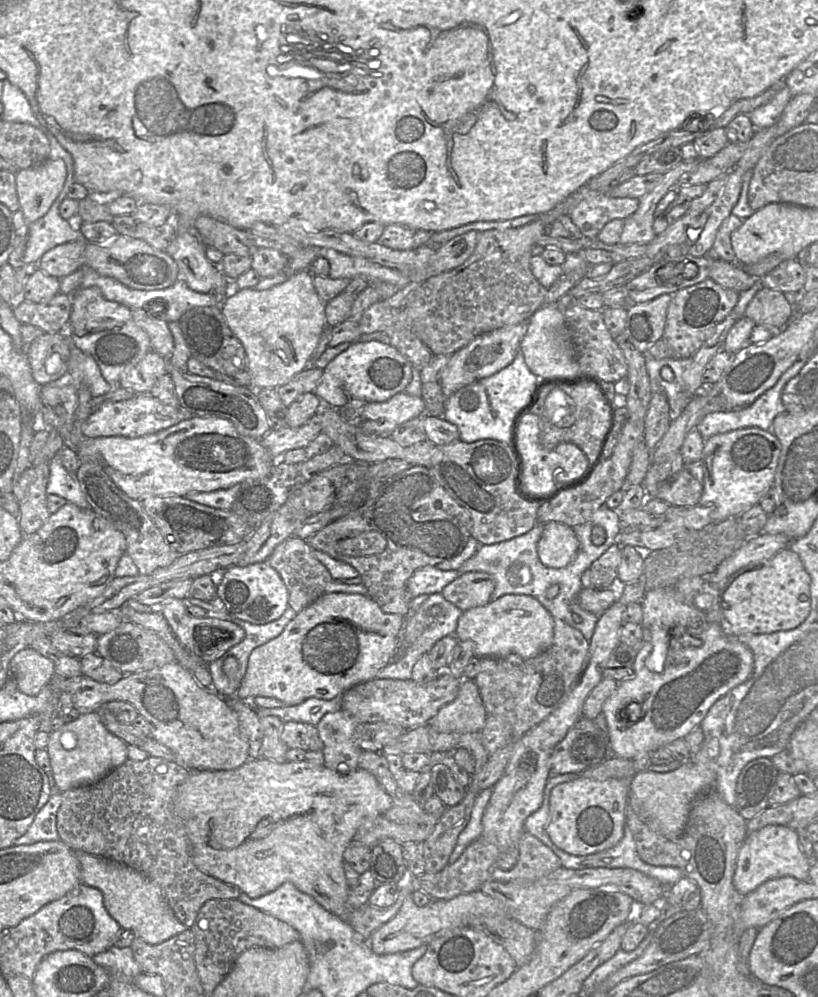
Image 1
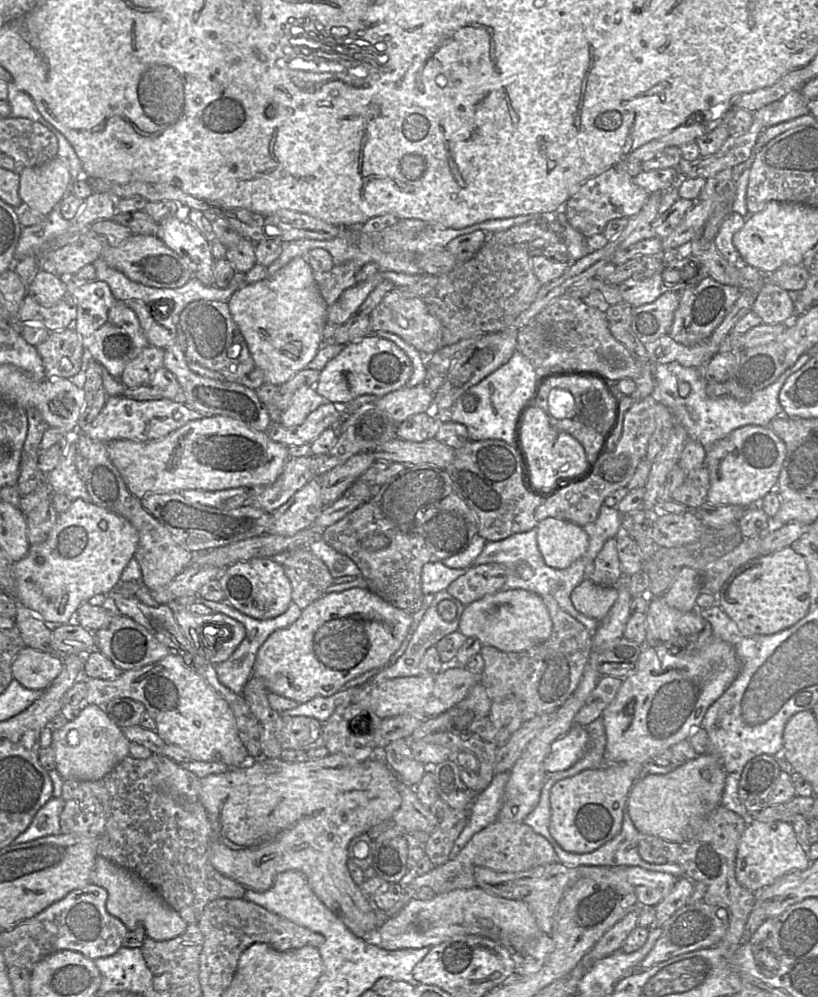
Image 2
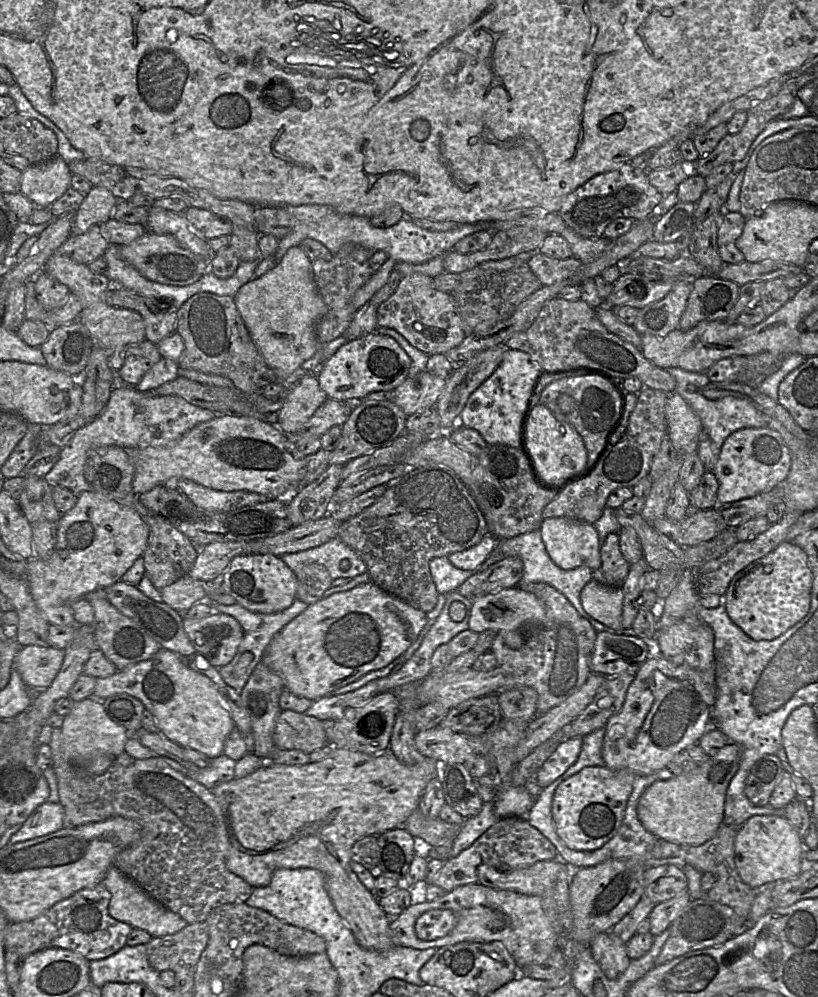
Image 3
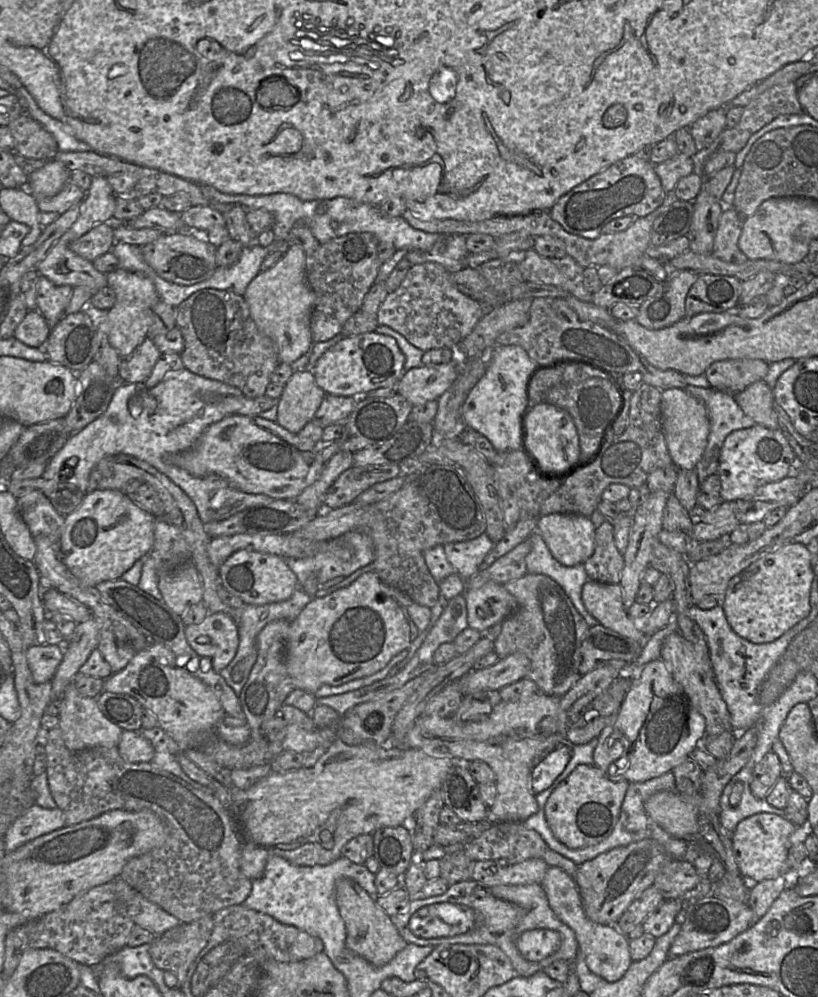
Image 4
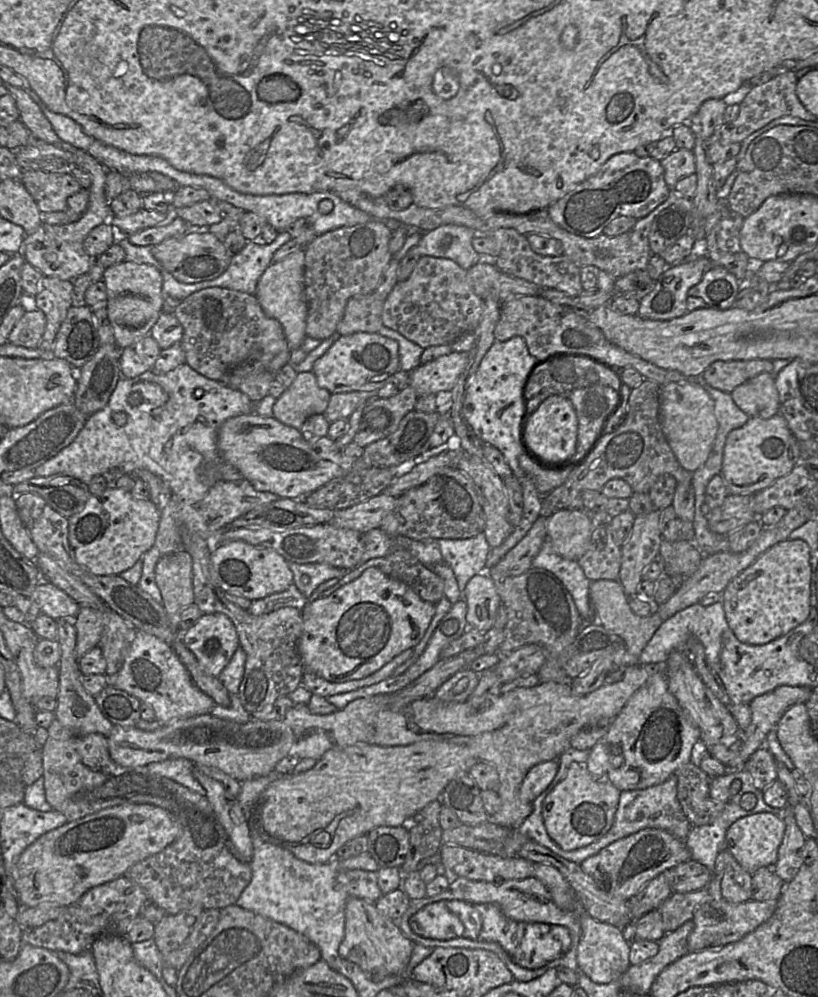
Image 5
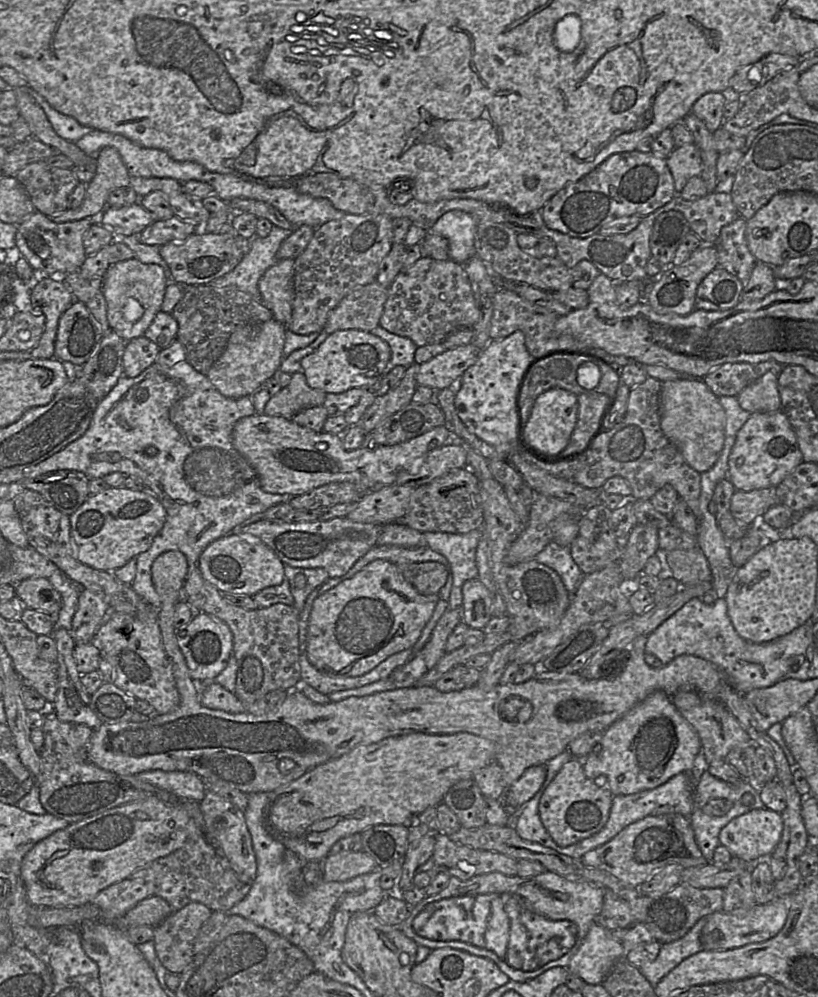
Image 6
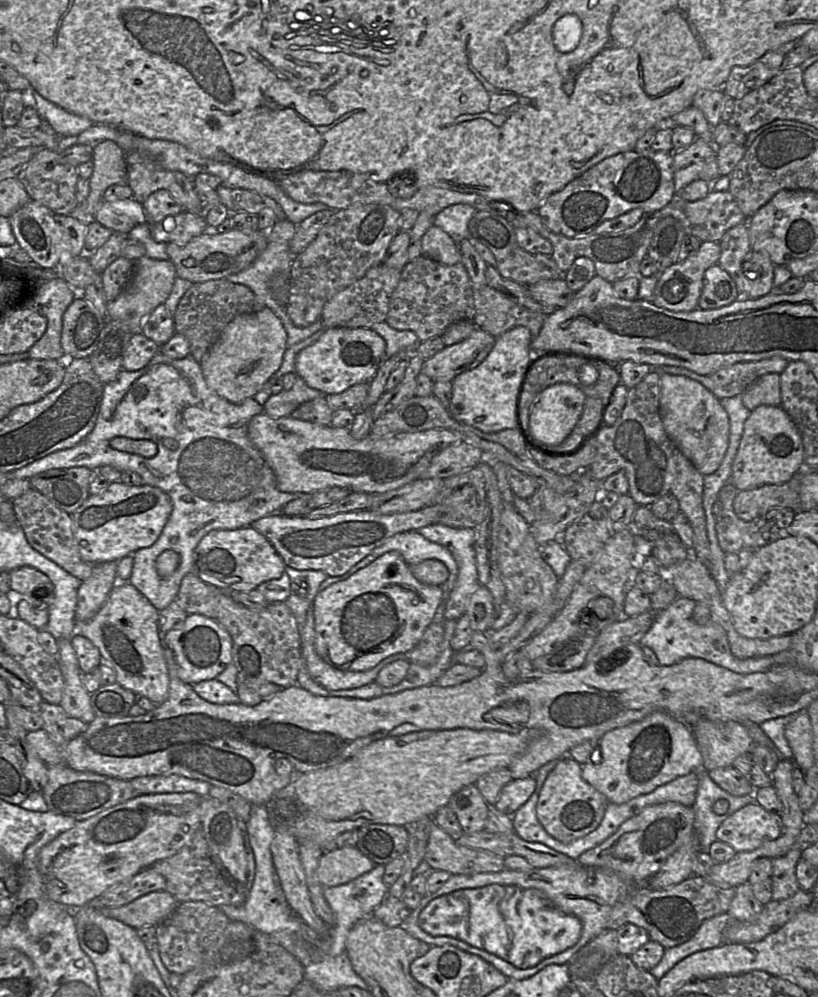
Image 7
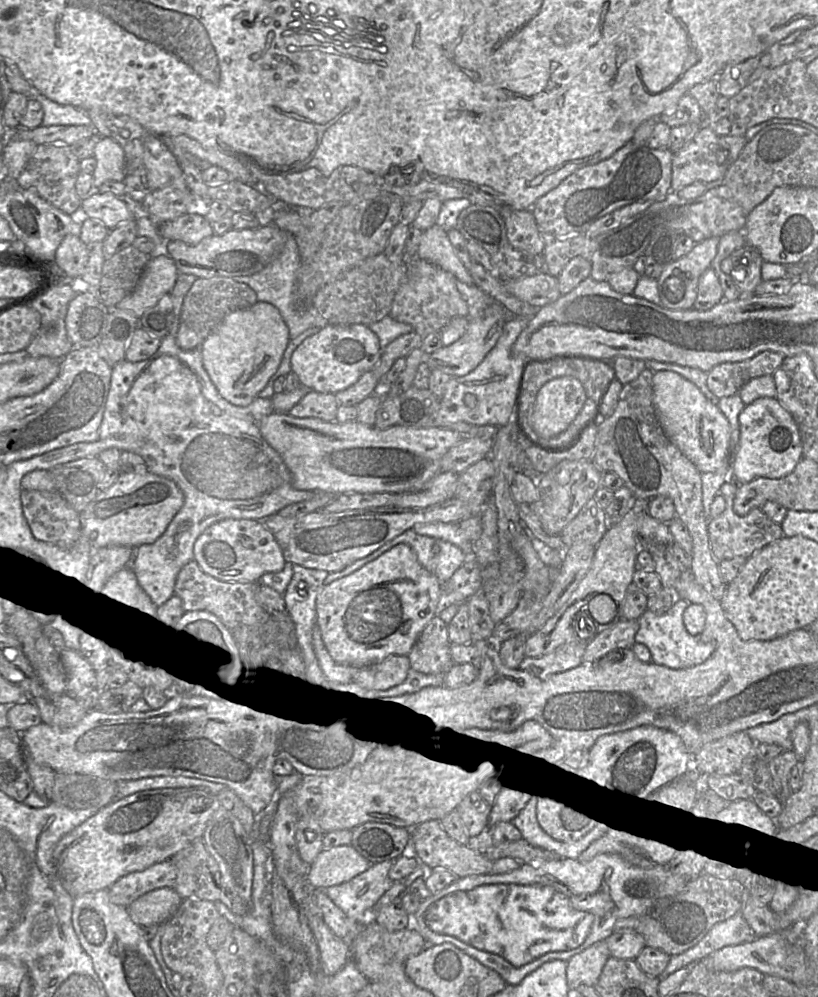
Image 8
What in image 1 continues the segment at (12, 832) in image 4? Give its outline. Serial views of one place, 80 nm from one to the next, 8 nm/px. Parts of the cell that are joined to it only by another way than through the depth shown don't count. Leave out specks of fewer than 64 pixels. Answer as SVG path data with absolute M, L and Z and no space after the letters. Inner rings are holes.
M53 792L46 804L36 814L27 831L15 840L14 845L28 845L40 841L59 840L57 812L62 803L62 794Z

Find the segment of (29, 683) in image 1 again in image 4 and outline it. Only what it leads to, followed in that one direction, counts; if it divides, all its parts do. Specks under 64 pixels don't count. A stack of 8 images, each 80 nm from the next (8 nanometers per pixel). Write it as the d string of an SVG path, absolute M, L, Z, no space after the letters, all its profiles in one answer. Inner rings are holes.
M38 643L27 649L27 662L32 676L37 683L52 680L64 656L62 645Z

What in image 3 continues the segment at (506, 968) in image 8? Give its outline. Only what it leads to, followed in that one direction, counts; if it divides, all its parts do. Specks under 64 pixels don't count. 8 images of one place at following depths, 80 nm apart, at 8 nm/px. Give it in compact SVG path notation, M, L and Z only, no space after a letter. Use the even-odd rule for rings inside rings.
M479 883L459 886L457 888L451 890L448 893L443 894L442 896L440 896L439 898L437 898L433 901L413 902L401 914L399 914L398 916L396 916L394 918L390 918L389 926L390 926L390 930L391 930L392 942L393 942L393 945L396 947L408 947L408 948L413 948L413 949L417 949L417 950L425 950L425 949L429 949L429 948L438 949L438 948L441 948L444 946L454 945L454 944L457 944L460 942L471 942L471 943L500 942L508 950L508 952L511 954L511 956L514 958L516 965L518 966L518 975L520 975L519 968L523 968L530 964L539 964L539 963L545 962L549 958L549 956L552 954L552 952L557 947L559 947L559 939L560 939L560 935L554 931L551 922L549 921L548 917L544 913L544 911L542 909L542 905L541 905L541 899L539 897L523 895L523 894L519 894L519 893L516 893L513 891L509 891L509 890L496 890L496 889L492 889L492 888L483 886ZM430 910L449 910L449 911L453 912L454 915L456 916L456 926L451 931L449 931L446 934L441 935L441 936L437 936L437 937L434 937L431 939L419 938L415 932L415 924L424 913L430 911Z

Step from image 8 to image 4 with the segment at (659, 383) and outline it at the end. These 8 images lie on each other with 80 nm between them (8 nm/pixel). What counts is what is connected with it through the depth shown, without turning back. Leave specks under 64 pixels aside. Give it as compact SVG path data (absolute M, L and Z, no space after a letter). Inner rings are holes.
M681 388L661 391L661 421L669 454L678 470L692 470L702 458L710 430L705 405Z

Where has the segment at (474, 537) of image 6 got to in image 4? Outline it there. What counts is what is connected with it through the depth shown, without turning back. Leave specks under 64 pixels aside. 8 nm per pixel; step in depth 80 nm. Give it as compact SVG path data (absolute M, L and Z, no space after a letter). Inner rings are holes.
M487 534L464 542L444 544L444 552L448 562L456 573L464 580L469 580L479 572L479 566L494 548Z

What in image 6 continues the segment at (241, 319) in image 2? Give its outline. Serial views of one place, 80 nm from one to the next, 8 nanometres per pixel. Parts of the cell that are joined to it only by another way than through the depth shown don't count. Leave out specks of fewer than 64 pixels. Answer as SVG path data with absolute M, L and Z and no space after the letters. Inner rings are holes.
M295 259L278 260L265 271L258 283L262 304L287 328L292 319L294 266Z

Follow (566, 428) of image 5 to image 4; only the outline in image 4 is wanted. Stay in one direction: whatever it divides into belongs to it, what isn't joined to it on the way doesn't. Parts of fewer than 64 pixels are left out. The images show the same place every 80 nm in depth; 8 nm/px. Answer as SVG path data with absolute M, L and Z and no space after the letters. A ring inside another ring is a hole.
M543 401L531 409L525 420L526 445L542 471L550 476L560 476L578 466L580 458L579 436L571 415L564 409Z

